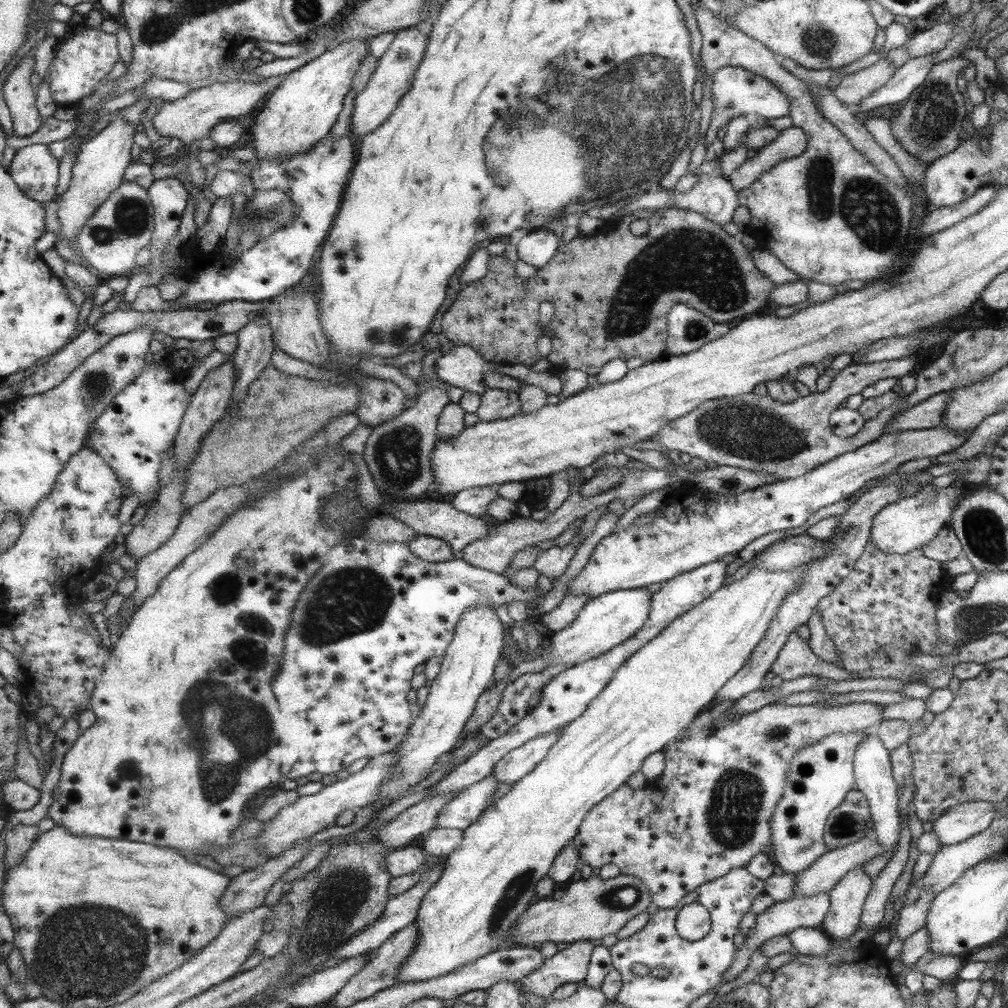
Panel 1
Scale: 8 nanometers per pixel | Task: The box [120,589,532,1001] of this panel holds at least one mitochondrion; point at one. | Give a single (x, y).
(248, 727)

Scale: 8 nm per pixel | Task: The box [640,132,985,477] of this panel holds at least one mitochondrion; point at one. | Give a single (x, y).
(869, 208)

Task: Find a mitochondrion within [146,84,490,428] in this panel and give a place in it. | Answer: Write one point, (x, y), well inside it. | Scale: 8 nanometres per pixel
(263, 215)

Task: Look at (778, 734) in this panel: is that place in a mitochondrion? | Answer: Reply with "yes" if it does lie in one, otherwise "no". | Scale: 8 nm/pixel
yes

